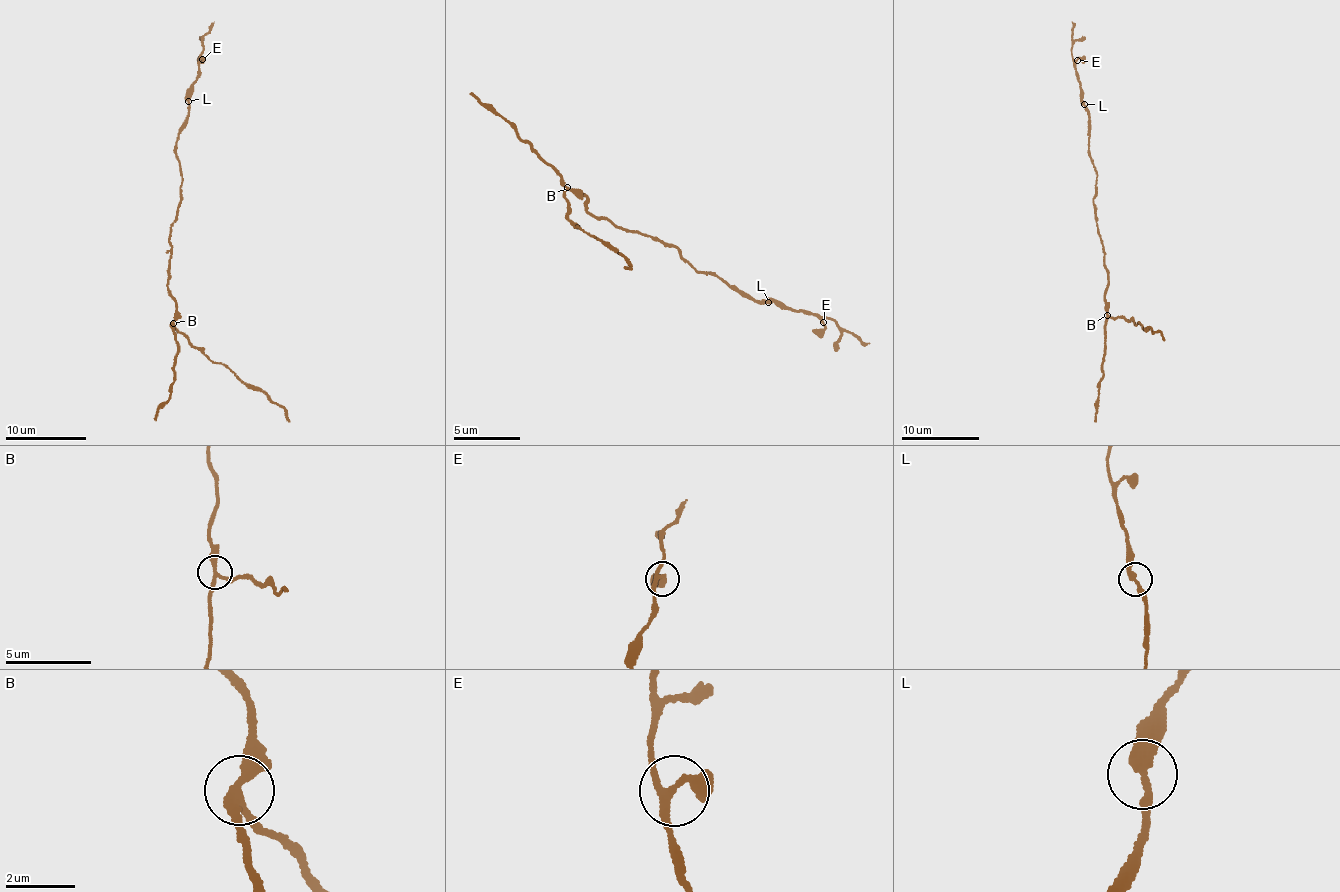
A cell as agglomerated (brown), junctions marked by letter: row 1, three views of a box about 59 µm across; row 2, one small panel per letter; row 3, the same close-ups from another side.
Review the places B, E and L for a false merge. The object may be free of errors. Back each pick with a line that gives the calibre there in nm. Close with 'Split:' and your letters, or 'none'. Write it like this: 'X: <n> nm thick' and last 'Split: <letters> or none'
B: 240 nm thick
Split: B

